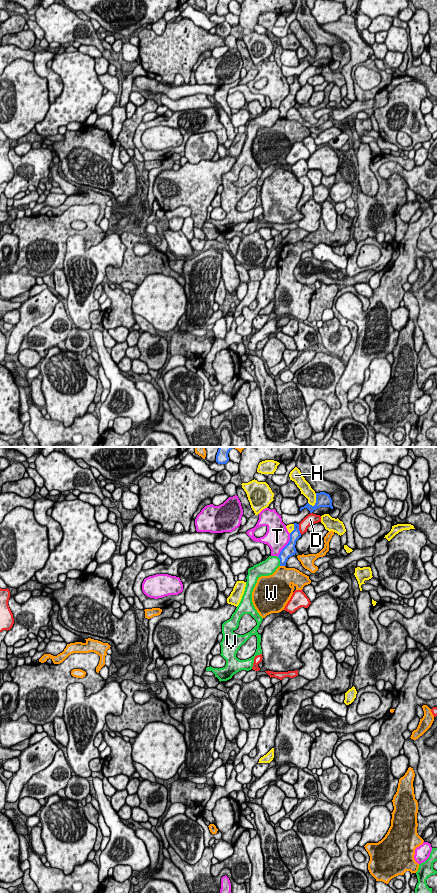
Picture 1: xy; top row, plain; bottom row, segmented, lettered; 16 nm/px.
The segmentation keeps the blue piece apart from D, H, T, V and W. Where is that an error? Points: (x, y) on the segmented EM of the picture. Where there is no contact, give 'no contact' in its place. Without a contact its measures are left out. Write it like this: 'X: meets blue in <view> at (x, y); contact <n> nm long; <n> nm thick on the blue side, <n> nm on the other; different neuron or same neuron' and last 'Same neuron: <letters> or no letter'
D: meets blue in xy at (298, 529); contact 180 nm long; 160 nm thick on the blue side, 180 nm on the other; different neuron
H: meets blue in xy at (316, 500); contact 240 nm long; 240 nm thick on the blue side, 180 nm on the other; different neuron
T: meets blue in xy at (286, 545); contact 440 nm long; 200 nm thick on the blue side, 380 nm on the other; different neuron
V: meets blue in xy at (280, 561); contact 160 nm long; 200 nm thick on the blue side, 240 nm on the other; different neuron
W: meets blue in xy at (282, 565); contact 80 nm long; 190 nm thick on the blue side, 340 nm on the other; different neuron
Same neuron: no letter

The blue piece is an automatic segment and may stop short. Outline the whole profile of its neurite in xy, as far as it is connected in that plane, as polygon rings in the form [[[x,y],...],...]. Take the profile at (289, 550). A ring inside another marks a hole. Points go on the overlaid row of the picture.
[[[294,523],[294,530],[290,533],[290,540],[288,544],[281,550],[279,554],[280,566],[286,566],[286,562],[289,557],[297,553],[295,545],[296,541],[301,537],[299,531],[299,524]]]

